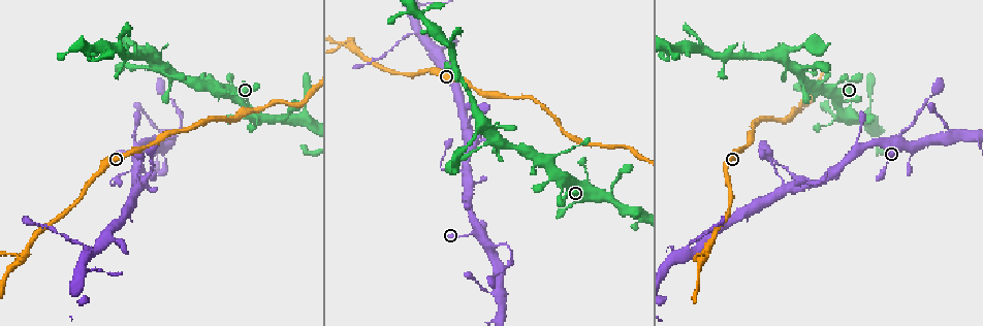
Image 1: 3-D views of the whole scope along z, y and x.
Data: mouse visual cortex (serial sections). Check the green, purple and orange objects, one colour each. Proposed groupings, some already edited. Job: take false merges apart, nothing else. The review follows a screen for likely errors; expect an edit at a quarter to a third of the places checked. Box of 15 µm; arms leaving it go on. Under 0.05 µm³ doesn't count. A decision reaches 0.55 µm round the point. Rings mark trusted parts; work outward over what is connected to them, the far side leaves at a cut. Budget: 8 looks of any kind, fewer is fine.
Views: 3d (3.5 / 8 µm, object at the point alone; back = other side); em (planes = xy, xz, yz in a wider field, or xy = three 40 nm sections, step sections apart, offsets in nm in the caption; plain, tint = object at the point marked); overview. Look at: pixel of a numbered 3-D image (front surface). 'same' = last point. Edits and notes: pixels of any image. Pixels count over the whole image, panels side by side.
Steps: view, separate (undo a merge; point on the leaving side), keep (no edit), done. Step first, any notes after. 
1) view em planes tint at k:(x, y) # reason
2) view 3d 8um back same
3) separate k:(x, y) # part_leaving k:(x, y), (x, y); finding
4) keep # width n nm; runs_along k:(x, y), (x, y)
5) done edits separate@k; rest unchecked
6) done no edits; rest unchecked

view 3d 8um at 1:(492, 258) # abrupt turn

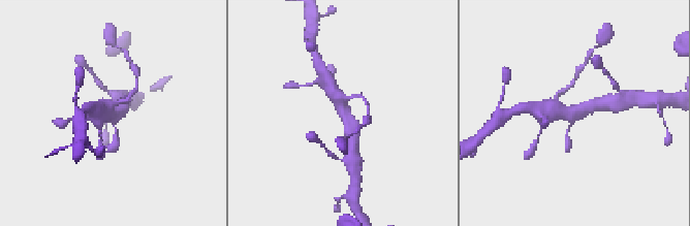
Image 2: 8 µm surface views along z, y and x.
view em xy step 2 tint at 2:(344, 113)

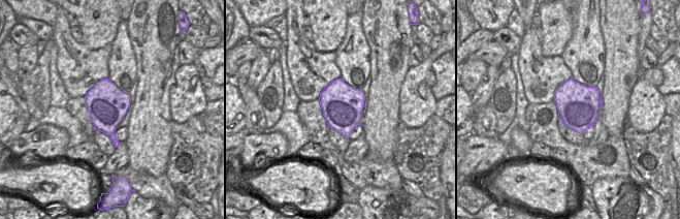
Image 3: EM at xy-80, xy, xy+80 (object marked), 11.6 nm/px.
keep # runs_along 2:(551, 112), (571, 114), (568, 148); all the same cell

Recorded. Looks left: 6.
view 3d 3.5um at 1:(135, 173) # three-way junction

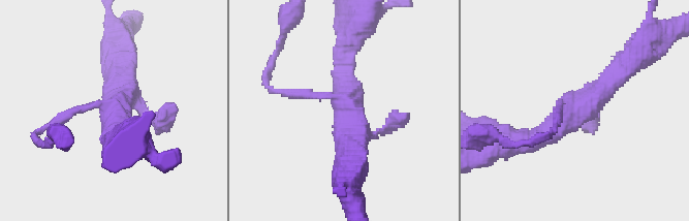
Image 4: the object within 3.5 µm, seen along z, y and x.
view em planes tint at 4:(112, 114) # arms 3; arm_widths 150, 300, 350 nm; shape alone is not enough

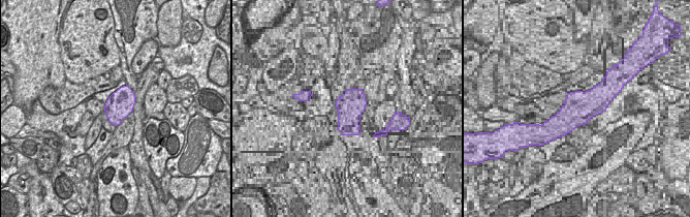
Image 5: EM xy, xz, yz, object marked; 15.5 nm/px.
view em xy step 3 tint same

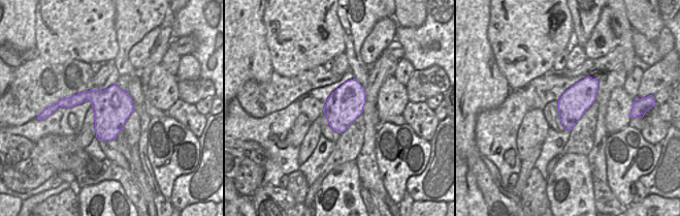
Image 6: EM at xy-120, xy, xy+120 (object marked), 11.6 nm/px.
keep # runs_along 4:(620, 69), (549, 133), (508, 139); continuous, no second cell

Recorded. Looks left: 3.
view 3d 8um at 1:(702, 260) # a fork

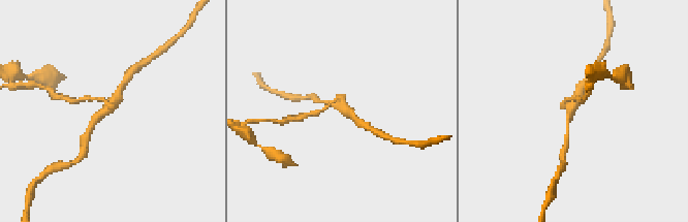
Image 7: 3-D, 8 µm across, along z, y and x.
view 3d 3.5um back at 7:(110, 107) # zoom in

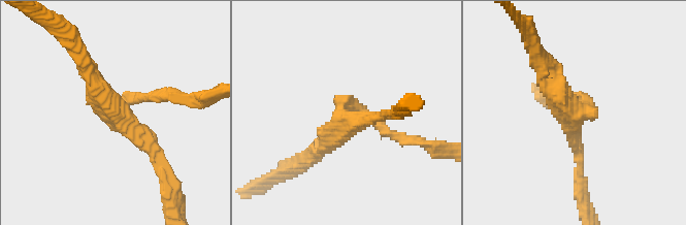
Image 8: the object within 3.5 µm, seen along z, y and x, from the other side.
view em xy step 1 tint at 8:(568, 111) # arms 3; arm_widths 150, 200, 200 nm

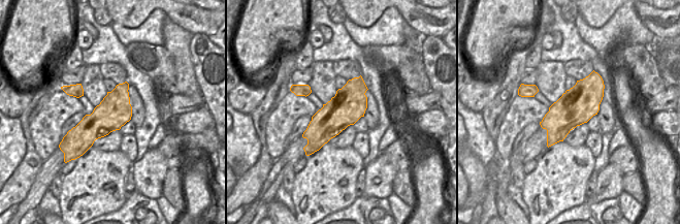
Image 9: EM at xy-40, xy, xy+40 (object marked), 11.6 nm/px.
separate 8:(380, 126) # two cells meet here

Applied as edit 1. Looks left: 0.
done edits separate@8; rest unchecked

